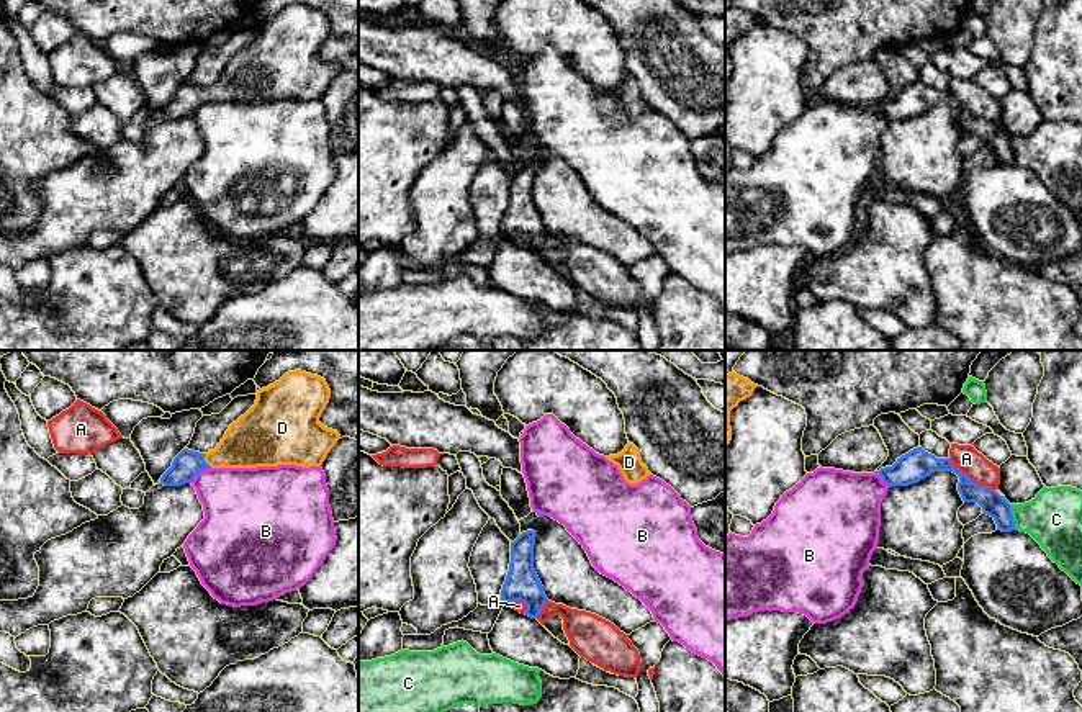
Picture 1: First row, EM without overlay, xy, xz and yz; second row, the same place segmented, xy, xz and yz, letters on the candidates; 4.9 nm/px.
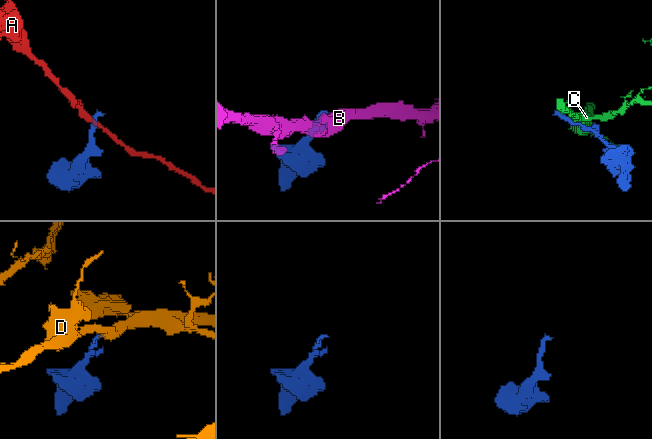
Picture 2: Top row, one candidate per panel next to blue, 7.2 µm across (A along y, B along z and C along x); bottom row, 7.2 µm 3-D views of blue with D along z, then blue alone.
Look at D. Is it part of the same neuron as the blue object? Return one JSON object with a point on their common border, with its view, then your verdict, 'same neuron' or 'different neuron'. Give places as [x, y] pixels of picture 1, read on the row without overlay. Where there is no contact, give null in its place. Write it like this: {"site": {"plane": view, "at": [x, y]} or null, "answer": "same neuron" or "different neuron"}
{"site": {"plane": "xy", "at": [203, 94]}, "answer": "same neuron"}

